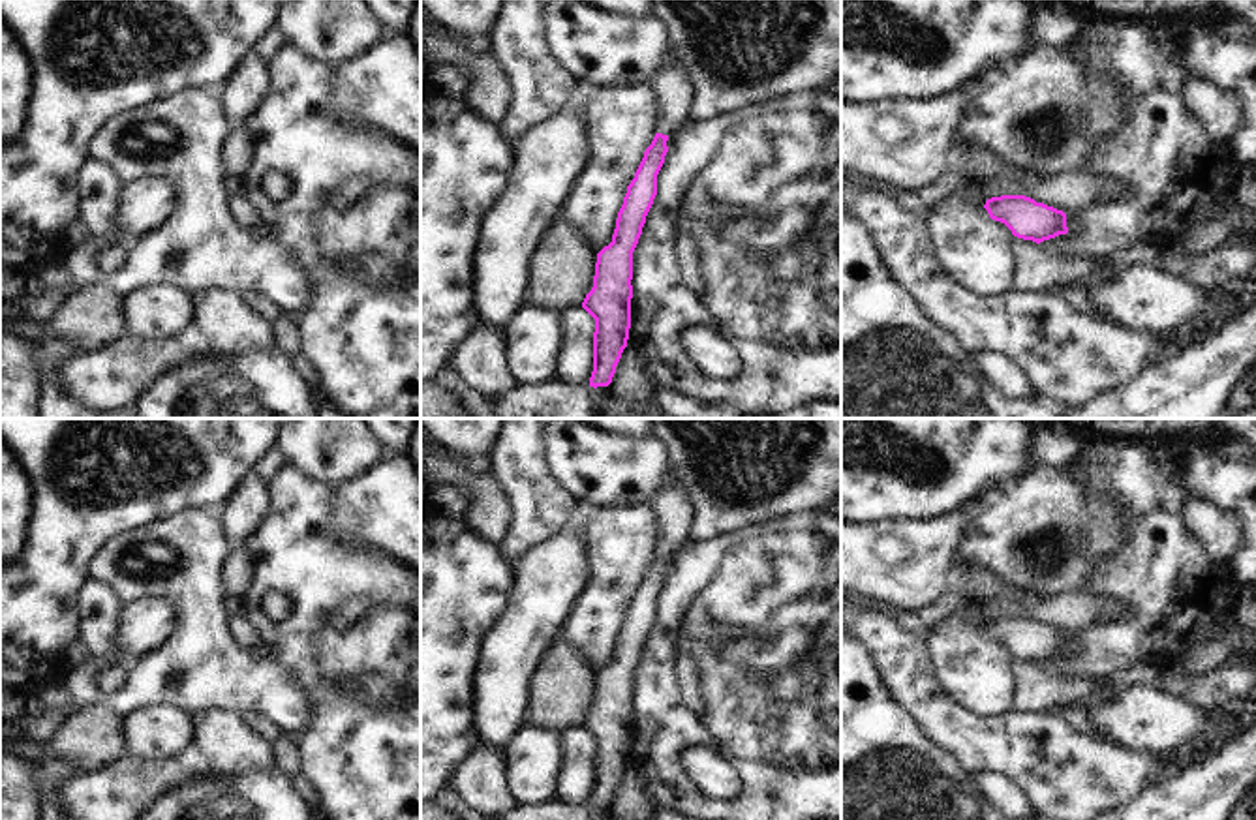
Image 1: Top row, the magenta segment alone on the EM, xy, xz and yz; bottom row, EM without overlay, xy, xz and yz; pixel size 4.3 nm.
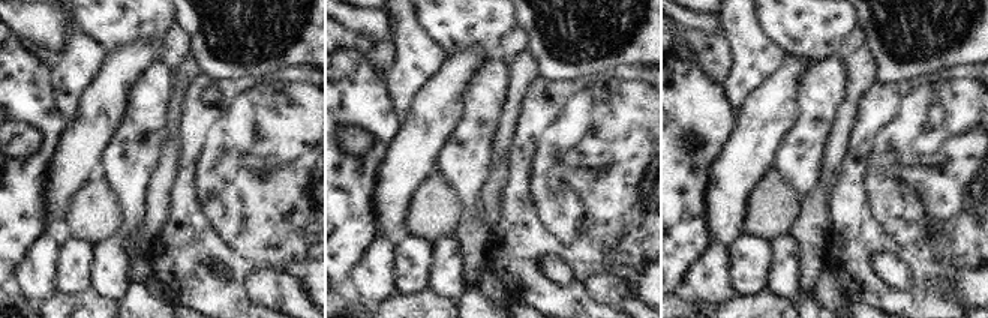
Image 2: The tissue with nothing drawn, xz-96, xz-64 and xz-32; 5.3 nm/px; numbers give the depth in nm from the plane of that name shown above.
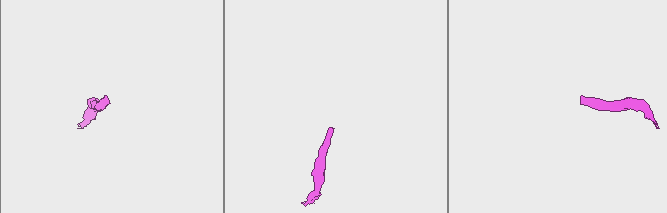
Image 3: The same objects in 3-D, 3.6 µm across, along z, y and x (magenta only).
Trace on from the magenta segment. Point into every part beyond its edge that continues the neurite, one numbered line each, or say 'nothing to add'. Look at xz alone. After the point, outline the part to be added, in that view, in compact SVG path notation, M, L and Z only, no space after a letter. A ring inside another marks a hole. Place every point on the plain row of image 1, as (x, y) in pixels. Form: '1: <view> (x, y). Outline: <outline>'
1: xz (673, 509). Outline: M678 482L653 494L648 507L659 525L657 554L670 555L687 540L695 509Z

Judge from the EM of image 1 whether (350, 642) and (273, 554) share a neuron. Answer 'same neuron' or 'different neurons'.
same neuron

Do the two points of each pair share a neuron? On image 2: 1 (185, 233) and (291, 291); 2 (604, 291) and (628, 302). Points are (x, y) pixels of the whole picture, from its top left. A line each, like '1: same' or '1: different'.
1: different
2: same

